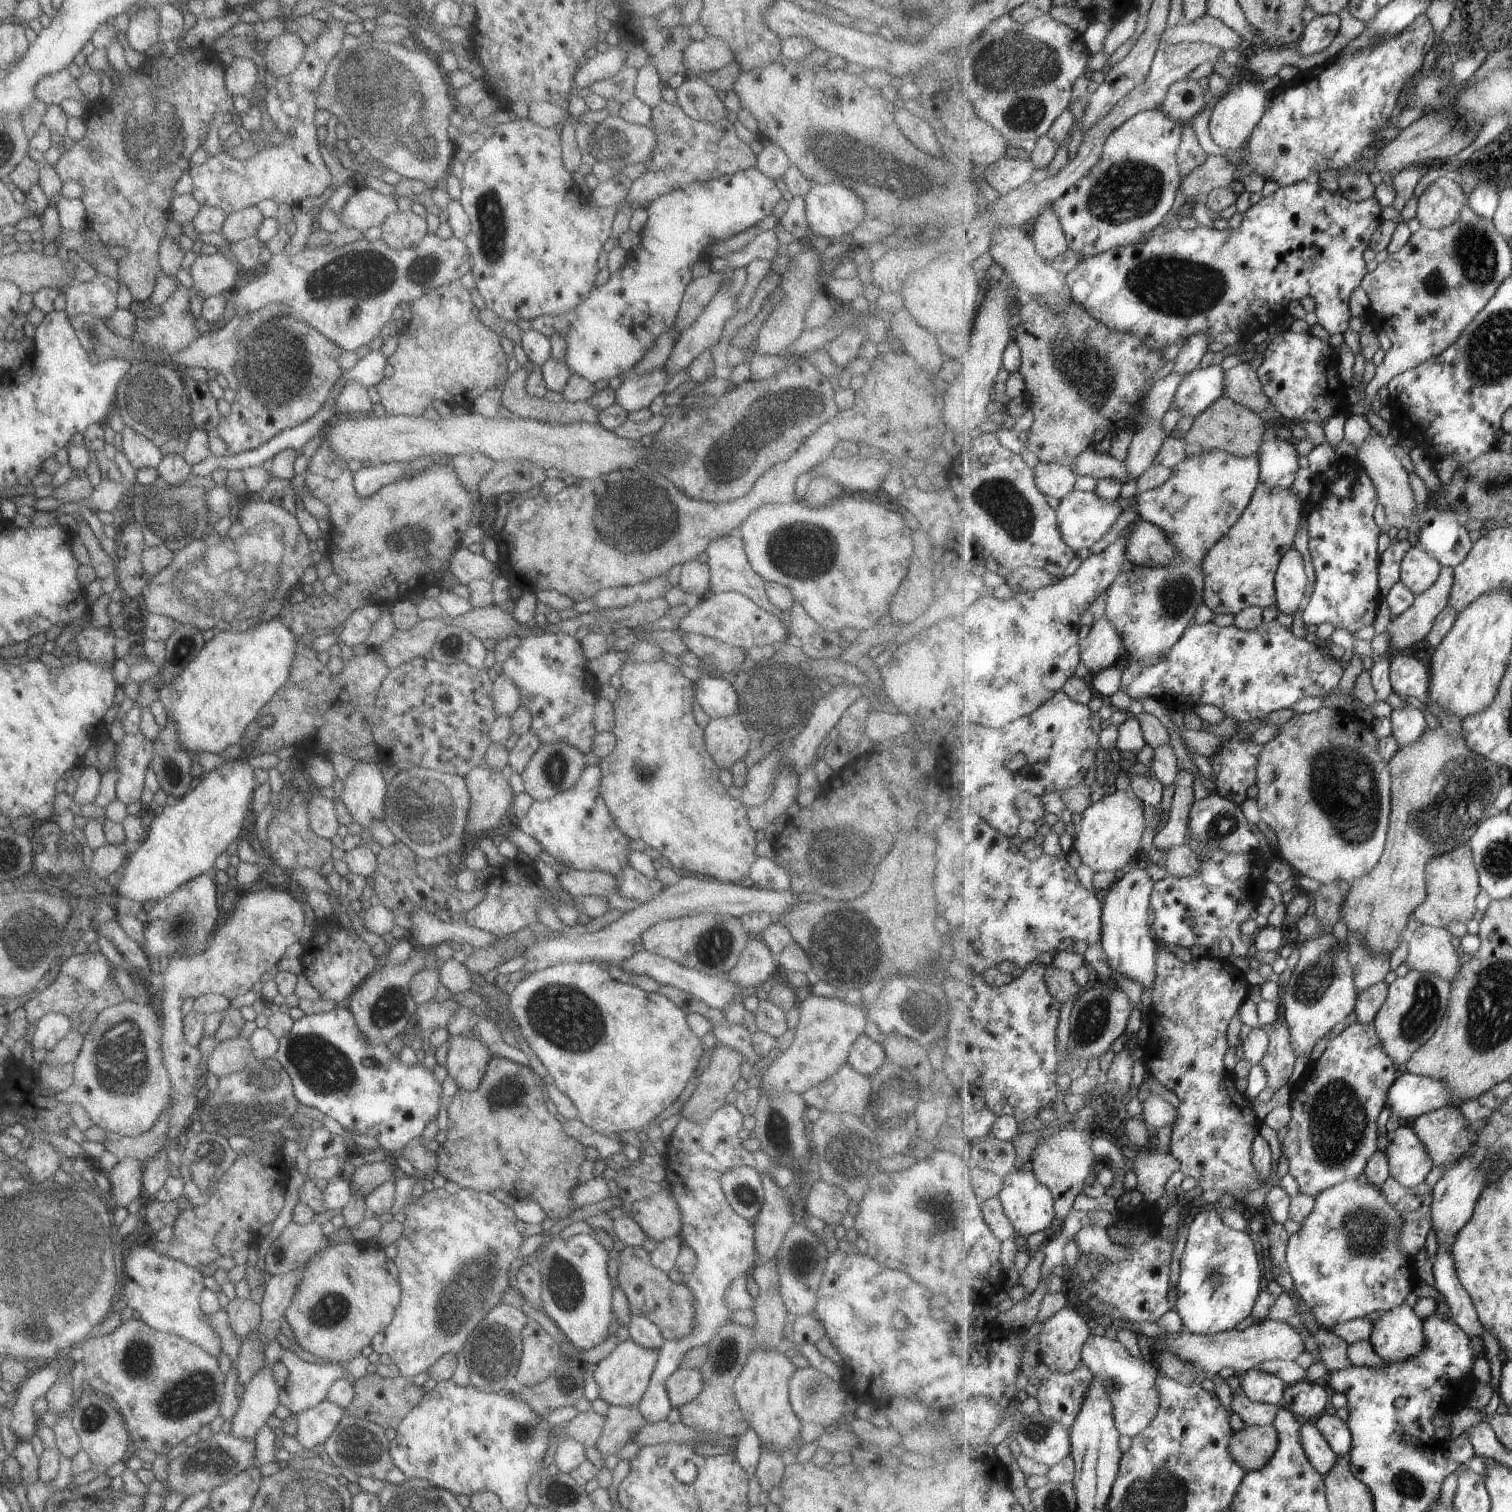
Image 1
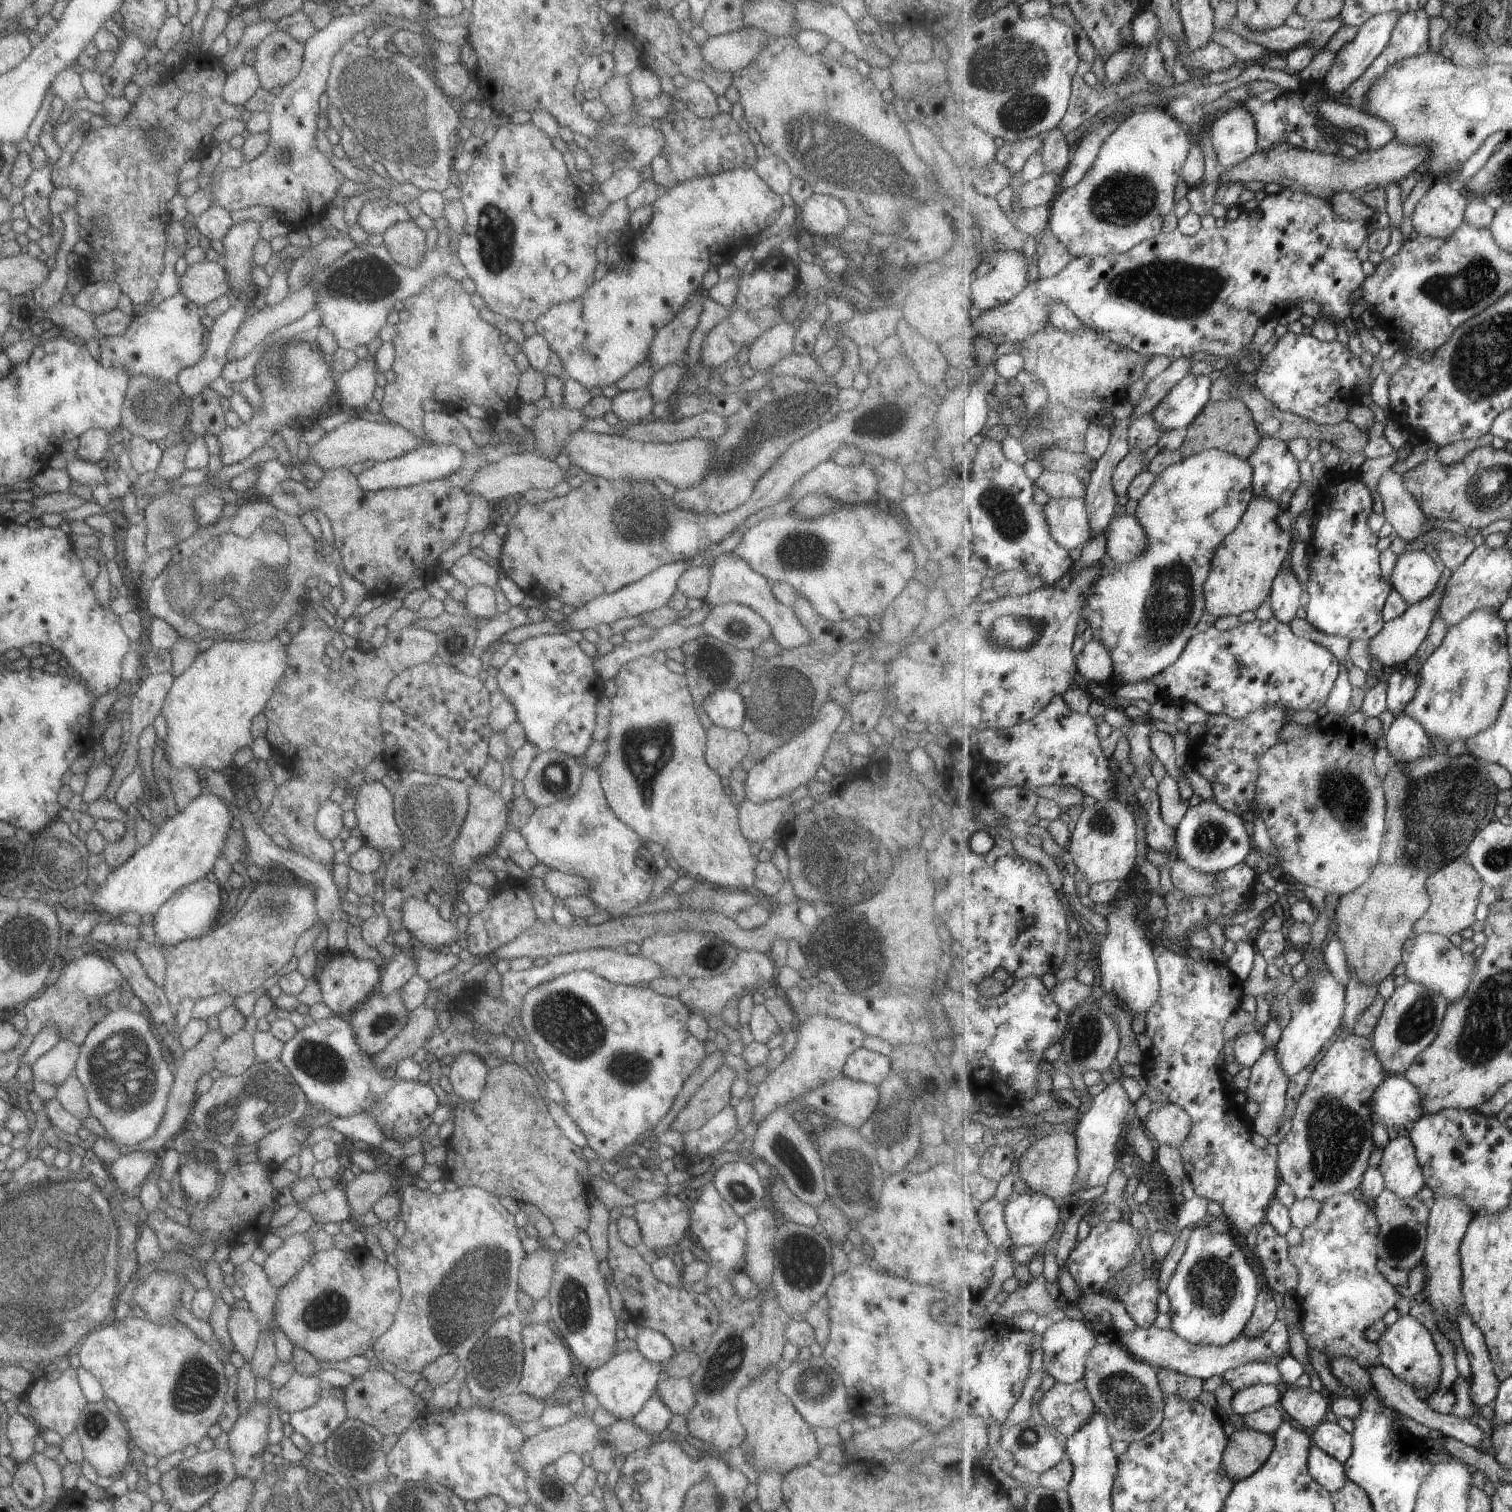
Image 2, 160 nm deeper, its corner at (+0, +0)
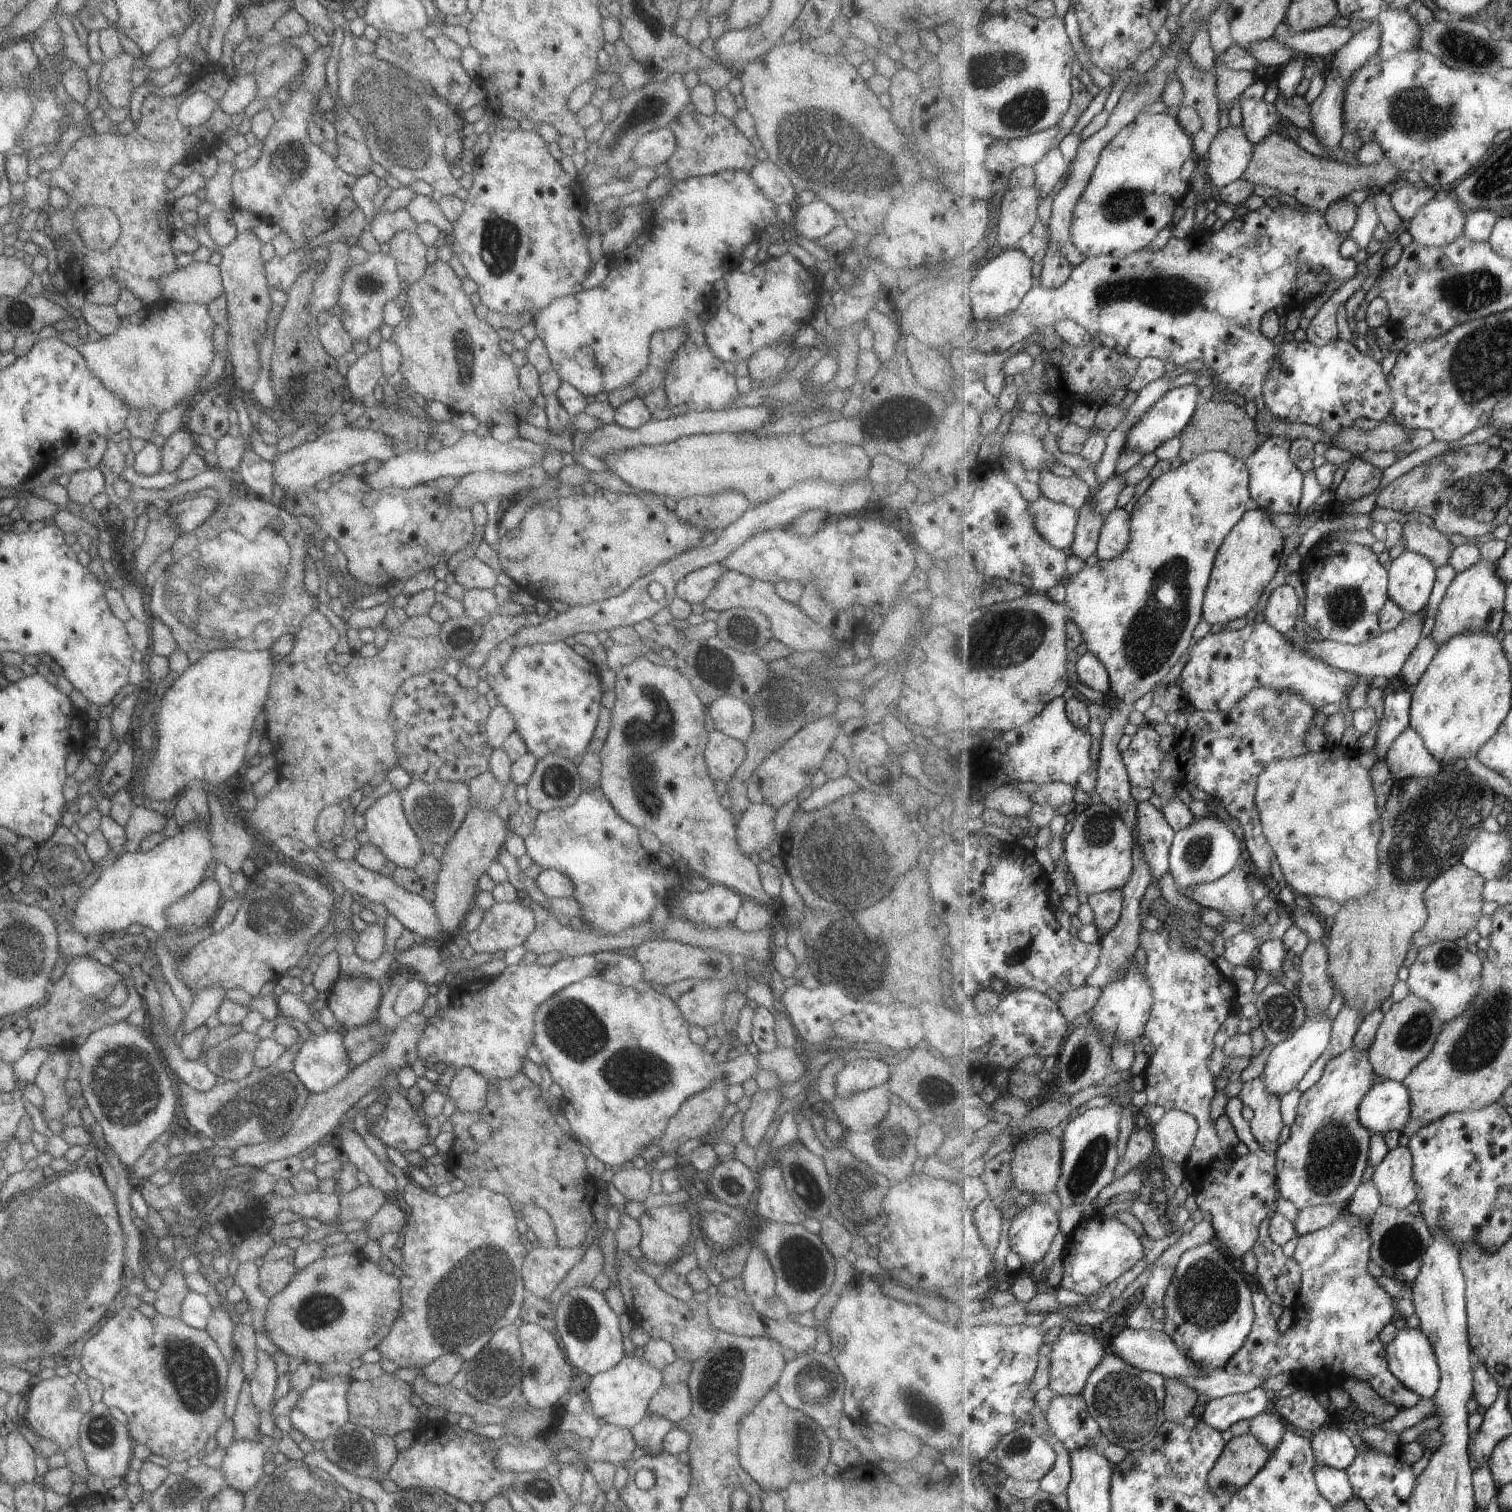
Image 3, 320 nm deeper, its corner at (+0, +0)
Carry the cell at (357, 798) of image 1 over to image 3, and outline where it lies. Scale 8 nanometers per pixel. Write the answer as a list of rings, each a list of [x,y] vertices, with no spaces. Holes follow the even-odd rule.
[[[393,789],[384,796],[374,797],[373,803],[362,814],[365,818],[365,826],[363,826],[363,830],[356,832],[354,839],[360,845],[376,846],[386,860],[393,862],[396,867],[410,869],[420,862],[424,855],[424,848],[422,847],[423,843],[417,838],[403,814],[400,793]]]

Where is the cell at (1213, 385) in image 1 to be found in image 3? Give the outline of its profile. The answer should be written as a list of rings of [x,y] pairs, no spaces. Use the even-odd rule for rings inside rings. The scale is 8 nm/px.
[[[1192,384],[1171,389],[1134,424],[1134,427],[1129,431],[1126,448],[1131,451],[1141,451],[1144,455],[1148,455],[1155,453],[1163,443],[1179,437],[1181,431],[1184,431],[1191,422],[1201,403],[1199,392],[1201,392],[1199,387]]]

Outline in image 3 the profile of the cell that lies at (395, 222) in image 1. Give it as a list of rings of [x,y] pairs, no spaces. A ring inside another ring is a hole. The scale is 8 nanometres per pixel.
[[[396,232],[387,242],[388,254],[396,262],[396,273],[400,280],[400,288],[404,291],[416,280],[422,278],[425,272],[425,250],[415,232]]]

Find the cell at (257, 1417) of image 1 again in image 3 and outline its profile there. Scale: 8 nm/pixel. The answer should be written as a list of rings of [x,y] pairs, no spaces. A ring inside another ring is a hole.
[[[260,1436],[259,1441],[235,1441],[225,1449],[219,1470],[224,1476],[223,1488],[247,1492],[264,1473],[263,1454],[270,1445],[275,1444],[272,1437]]]

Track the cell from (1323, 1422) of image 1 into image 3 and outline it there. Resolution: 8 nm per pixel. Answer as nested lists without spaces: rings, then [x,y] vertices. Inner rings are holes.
[[[1328,1423],[1321,1427],[1312,1439],[1312,1447],[1319,1465],[1333,1467],[1345,1471],[1359,1454],[1359,1449],[1334,1424]]]

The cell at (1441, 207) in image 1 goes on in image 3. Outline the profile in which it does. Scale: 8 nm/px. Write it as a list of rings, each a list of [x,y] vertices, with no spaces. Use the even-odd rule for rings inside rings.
[[[1440,189],[1437,196],[1421,209],[1407,226],[1413,242],[1424,247],[1444,247],[1465,235],[1467,211],[1447,189]]]

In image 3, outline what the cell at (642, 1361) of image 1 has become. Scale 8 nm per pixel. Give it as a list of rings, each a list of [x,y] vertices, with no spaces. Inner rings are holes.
[[[624,1356],[606,1371],[590,1376],[581,1385],[580,1392],[591,1414],[600,1422],[630,1429],[645,1416],[649,1399],[662,1385],[662,1374],[642,1357]]]

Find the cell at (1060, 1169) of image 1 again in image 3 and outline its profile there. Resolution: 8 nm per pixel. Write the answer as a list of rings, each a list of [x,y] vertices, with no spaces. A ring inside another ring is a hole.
[[[1037,1132],[1032,1138],[1025,1137],[1022,1140],[1015,1141],[1012,1146],[1014,1148],[1012,1164],[1014,1186],[1031,1194],[1056,1192],[1062,1175],[1062,1160],[1064,1158],[1064,1141],[1062,1137],[1057,1138],[1057,1136],[1052,1136],[1047,1132]]]

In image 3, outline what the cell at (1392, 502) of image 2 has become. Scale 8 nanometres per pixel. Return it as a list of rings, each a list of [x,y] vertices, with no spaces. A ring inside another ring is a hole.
[[[1407,515],[1408,522],[1403,525],[1403,534],[1410,551],[1425,555],[1437,568],[1450,564],[1452,552],[1456,548],[1445,533],[1435,527],[1428,528],[1417,522],[1416,515]]]

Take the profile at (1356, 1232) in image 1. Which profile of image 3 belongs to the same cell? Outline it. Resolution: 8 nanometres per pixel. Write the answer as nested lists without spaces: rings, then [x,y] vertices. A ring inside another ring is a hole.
[[[1346,1212],[1344,1216],[1340,1219],[1337,1219],[1332,1225],[1325,1227],[1324,1229],[1319,1229],[1318,1231],[1299,1236],[1298,1243],[1293,1254],[1293,1258],[1301,1265],[1302,1268],[1302,1285],[1300,1288],[1300,1293],[1298,1294],[1296,1304],[1294,1307],[1295,1310],[1295,1319],[1294,1325],[1285,1332],[1281,1332],[1277,1329],[1277,1320],[1275,1320],[1270,1312],[1270,1298],[1267,1296],[1267,1293],[1263,1292],[1254,1292],[1253,1293],[1253,1312],[1255,1312],[1255,1320],[1253,1320],[1253,1328],[1251,1328],[1251,1334],[1247,1336],[1245,1340],[1244,1347],[1241,1348],[1239,1352],[1226,1364],[1224,1368],[1230,1375],[1255,1375],[1261,1377],[1264,1380],[1269,1380],[1270,1378],[1279,1376],[1280,1374],[1286,1373],[1287,1375],[1295,1376],[1295,1384],[1299,1382],[1303,1388],[1313,1388],[1313,1382],[1315,1384],[1321,1384],[1321,1368],[1329,1368],[1329,1372],[1334,1374],[1337,1378],[1337,1384],[1325,1384],[1323,1389],[1319,1391],[1329,1392],[1333,1389],[1343,1388],[1345,1380],[1347,1378],[1357,1379],[1366,1383],[1369,1383],[1381,1396],[1384,1396],[1390,1403],[1395,1403],[1401,1410],[1407,1411],[1416,1407],[1417,1404],[1421,1402],[1422,1396],[1419,1396],[1416,1392],[1413,1392],[1411,1389],[1408,1389],[1394,1374],[1393,1371],[1389,1368],[1388,1365],[1388,1352],[1386,1344],[1380,1339],[1381,1331],[1384,1330],[1385,1326],[1389,1323],[1394,1322],[1394,1316],[1396,1313],[1396,1308],[1394,1307],[1394,1302],[1391,1296],[1377,1284],[1376,1278],[1369,1274],[1369,1262],[1372,1260],[1370,1252],[1372,1251],[1373,1241],[1372,1236],[1367,1228],[1367,1223],[1361,1223],[1358,1227],[1354,1227],[1346,1219]]]

